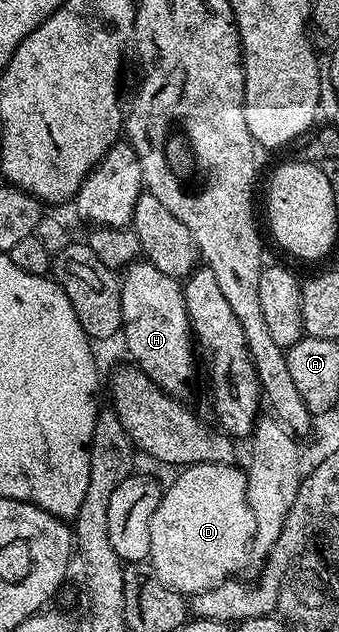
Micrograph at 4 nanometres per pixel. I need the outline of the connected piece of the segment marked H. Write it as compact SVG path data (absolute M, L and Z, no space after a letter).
M140 259L127 266L119 290L123 316L121 341L127 344L131 352L130 360L168 394L178 394L178 389L190 383L195 373L195 361L197 365L191 319L187 314L180 282L162 274L146 259Z

